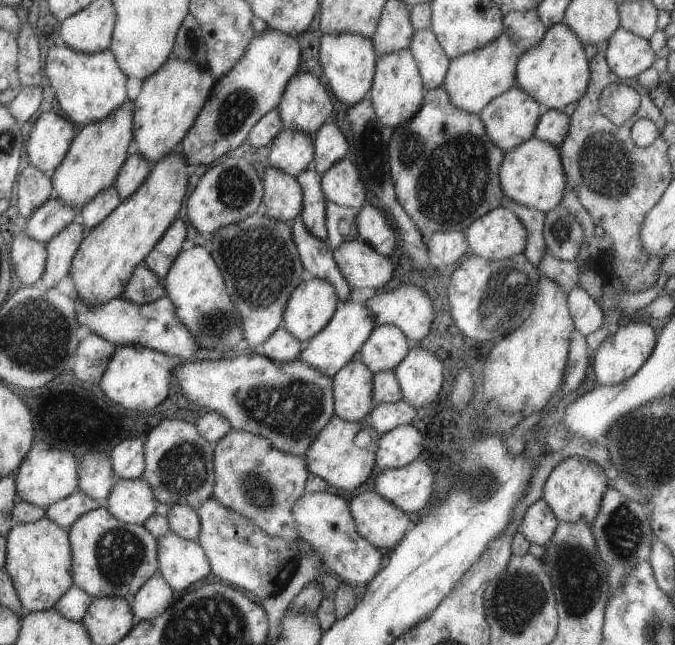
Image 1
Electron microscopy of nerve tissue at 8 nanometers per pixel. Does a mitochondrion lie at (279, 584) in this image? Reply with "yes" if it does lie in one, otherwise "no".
no

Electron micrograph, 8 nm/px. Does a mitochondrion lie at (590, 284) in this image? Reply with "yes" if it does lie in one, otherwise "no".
no

